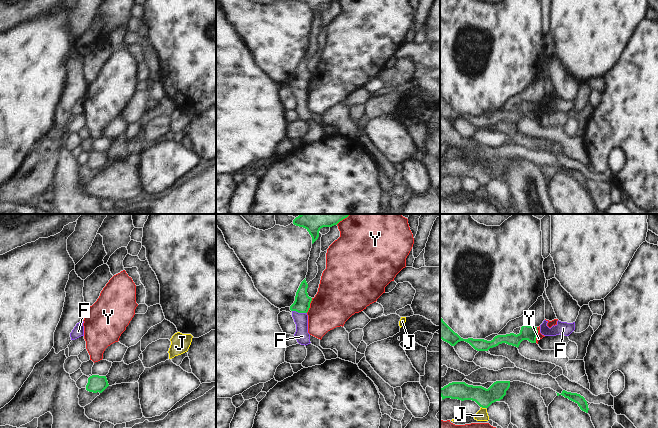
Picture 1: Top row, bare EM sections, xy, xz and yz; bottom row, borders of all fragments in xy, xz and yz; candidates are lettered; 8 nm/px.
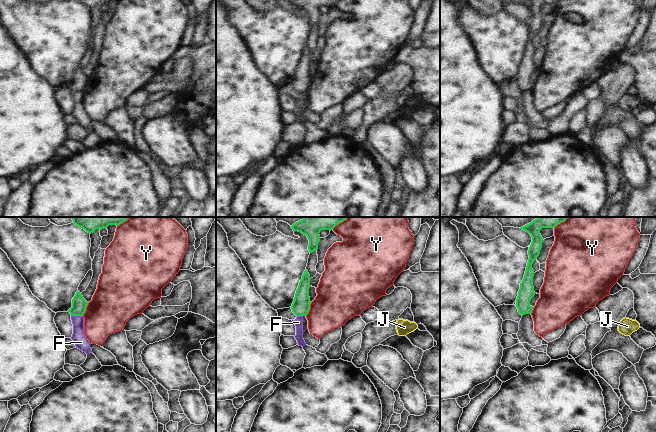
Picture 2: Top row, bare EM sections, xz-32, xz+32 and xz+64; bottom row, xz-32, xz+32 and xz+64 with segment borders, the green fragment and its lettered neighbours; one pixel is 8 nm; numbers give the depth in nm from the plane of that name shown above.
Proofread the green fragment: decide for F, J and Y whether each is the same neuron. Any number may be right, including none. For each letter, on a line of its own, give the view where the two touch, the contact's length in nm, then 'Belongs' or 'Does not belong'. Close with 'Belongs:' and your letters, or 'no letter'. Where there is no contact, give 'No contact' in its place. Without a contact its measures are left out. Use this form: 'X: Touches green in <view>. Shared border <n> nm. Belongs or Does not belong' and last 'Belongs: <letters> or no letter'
F: Touches green in xz. Shared border 120 nm. Does not belong
J: Touches green in yz. Shared border 40 nm. Does not belong
Y: Touches green in yz. Shared border 130 nm. Does not belong
Belongs: no letter.

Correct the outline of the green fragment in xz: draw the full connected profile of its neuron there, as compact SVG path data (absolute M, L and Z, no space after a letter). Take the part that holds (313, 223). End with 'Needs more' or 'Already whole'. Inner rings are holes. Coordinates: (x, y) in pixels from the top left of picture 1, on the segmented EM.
M300 214L293 224L305 228L312 237L312 244L318 239L323 227L332 227L347 218L350 214Z. Already whole.

